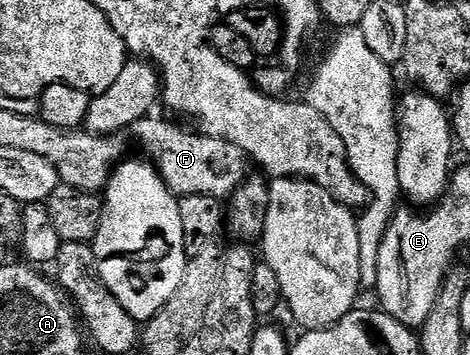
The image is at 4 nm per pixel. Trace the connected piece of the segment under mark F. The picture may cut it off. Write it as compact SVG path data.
M149 117L130 128L130 135L140 139L149 160L173 195L205 195L227 200L249 178L250 160L246 152L225 139L210 137L195 130L183 131L176 123Z

